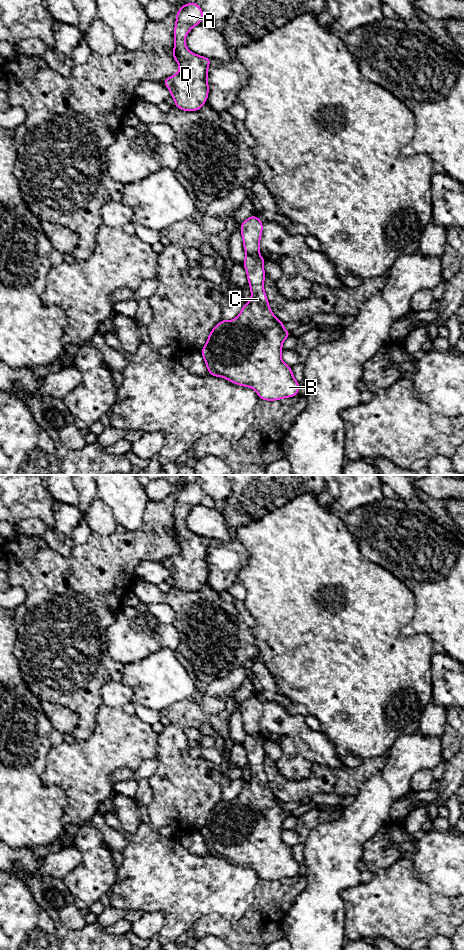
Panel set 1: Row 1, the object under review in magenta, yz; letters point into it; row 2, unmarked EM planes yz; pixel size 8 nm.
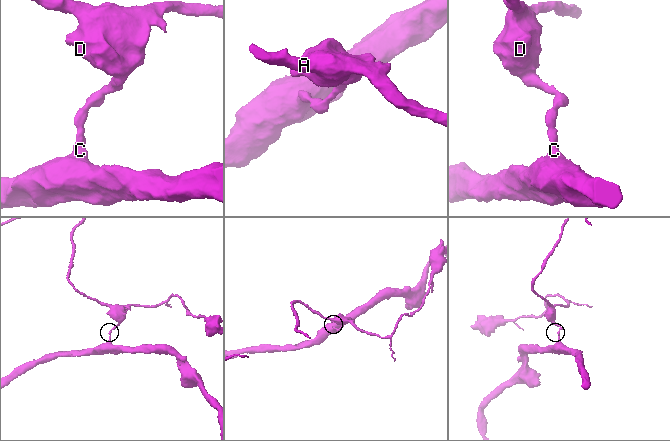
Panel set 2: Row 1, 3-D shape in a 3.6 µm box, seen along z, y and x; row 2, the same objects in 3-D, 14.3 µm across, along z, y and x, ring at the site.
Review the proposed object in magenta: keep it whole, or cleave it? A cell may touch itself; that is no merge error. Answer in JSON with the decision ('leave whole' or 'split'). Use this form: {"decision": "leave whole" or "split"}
{"decision": "split"}

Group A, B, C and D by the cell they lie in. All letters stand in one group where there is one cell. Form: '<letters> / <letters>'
A D / B C

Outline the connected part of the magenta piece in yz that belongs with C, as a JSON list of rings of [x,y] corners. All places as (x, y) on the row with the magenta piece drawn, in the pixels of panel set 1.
[[[260,254],[246,255],[243,266],[247,272],[248,284],[250,286],[251,298],[245,303],[234,320],[221,320],[211,330],[205,346],[200,353],[207,366],[208,374],[215,377],[222,377],[228,381],[243,387],[250,387],[257,392],[260,400],[276,401],[283,398],[290,398],[299,394],[299,382],[294,378],[292,367],[288,366],[281,359],[282,345],[291,332],[284,329],[284,323],[275,317],[264,291],[264,270],[265,259]]]

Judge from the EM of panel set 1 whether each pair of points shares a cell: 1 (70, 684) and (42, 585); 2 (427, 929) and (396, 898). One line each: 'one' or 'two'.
1: one
2: one

